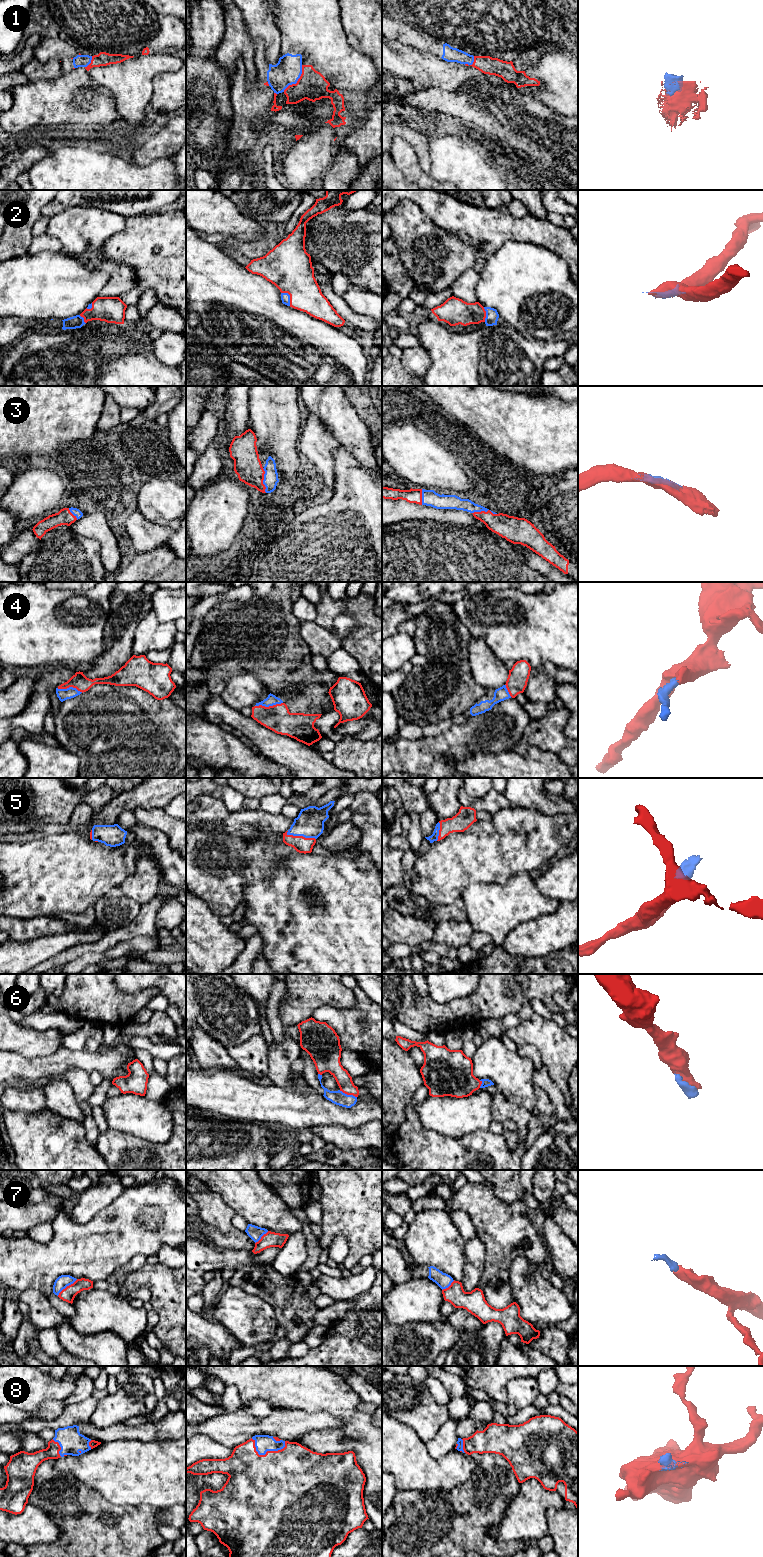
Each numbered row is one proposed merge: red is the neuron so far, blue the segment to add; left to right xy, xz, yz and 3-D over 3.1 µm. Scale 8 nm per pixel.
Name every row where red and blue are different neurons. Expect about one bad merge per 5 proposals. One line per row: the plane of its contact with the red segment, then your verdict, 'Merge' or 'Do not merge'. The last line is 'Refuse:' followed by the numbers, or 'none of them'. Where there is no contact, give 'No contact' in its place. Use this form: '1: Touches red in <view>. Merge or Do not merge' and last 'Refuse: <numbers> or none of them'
1: Touches red in xz. Merge
2: Touches red in xz. Merge
3: Touches red in xz. Merge
4: Touches red in xz. Merge
5: Touches red in xz. Merge
6: Touches red in xz. Merge
7: Touches red in xy. Merge
8: Touches red in xz. Merge
Refuse: none of them

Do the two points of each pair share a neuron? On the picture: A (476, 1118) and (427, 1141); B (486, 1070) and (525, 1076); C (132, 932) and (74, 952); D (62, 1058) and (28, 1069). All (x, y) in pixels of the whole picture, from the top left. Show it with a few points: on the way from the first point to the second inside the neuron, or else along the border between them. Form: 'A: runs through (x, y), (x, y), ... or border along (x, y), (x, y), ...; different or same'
A: border along (420, 1123), (447, 1136), (462, 1137), (465, 1134); different
B: runs through (496, 1070), (507, 1070), (515, 1076); same
C: runs through (118, 935), (112, 937), (101, 946), (88, 947); same
D: runs through (54, 1064), (50, 1067), (36, 1069); same

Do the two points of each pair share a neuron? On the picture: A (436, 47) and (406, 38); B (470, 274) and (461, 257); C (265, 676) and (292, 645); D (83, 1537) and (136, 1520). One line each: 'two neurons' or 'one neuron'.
A: one neuron
B: two neurons
C: one neuron
D: one neuron

